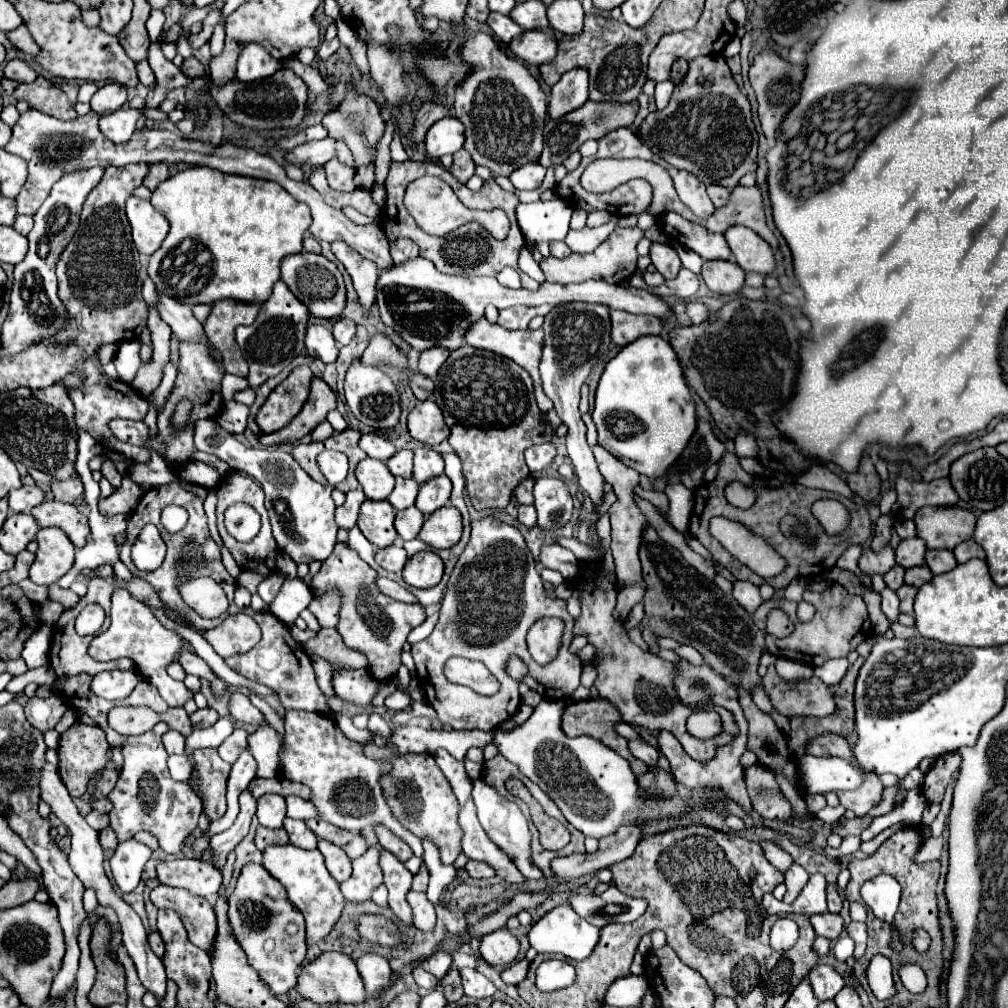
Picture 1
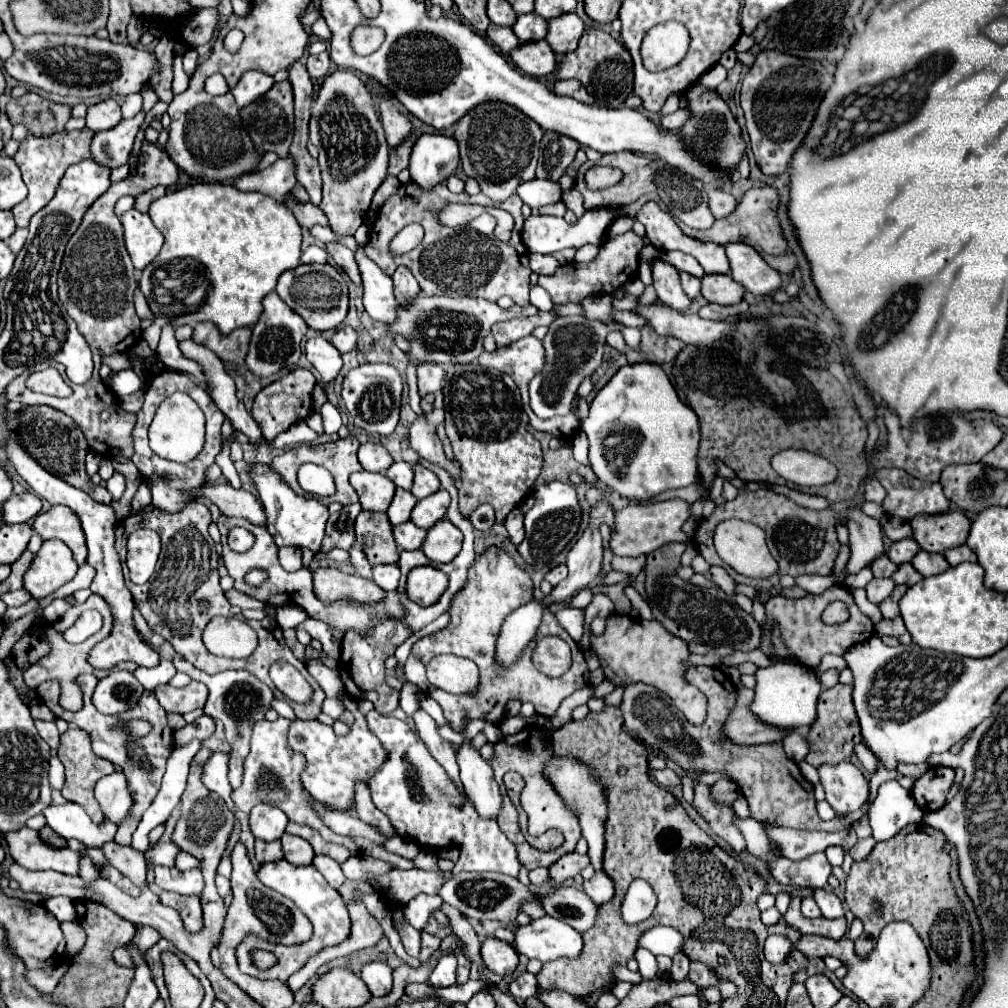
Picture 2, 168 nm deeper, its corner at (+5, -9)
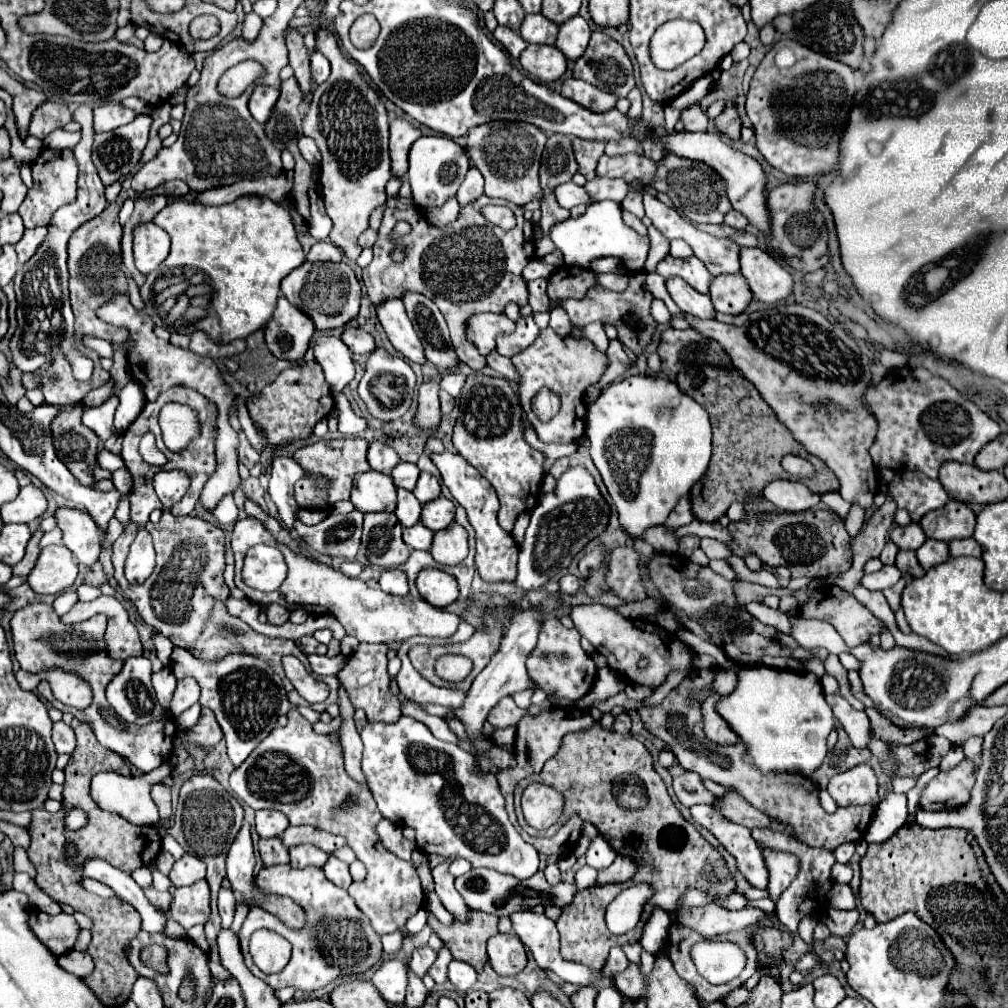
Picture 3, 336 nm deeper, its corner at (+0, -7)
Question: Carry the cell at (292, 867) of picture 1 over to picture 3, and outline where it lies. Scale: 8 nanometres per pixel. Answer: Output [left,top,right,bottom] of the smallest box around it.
[239,865,383,991]

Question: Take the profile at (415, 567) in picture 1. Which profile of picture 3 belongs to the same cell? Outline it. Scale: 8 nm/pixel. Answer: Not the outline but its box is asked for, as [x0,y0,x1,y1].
[417,569,457,607]

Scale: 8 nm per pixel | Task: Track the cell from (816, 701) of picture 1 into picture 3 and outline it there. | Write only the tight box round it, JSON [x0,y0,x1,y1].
[703,695,741,745]

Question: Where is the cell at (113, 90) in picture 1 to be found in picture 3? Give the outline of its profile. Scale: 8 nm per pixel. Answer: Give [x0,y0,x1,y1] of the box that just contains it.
[93,103,137,133]

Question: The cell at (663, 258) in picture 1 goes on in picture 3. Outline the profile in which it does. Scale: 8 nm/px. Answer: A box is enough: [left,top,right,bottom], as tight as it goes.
[665,277,715,319]

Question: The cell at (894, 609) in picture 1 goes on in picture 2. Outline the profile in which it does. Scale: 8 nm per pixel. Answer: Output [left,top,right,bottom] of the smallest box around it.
[866,577,894,605]

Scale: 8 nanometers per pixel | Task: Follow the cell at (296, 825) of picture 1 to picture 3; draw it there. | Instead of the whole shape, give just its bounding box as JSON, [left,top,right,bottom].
[289,845,327,867]

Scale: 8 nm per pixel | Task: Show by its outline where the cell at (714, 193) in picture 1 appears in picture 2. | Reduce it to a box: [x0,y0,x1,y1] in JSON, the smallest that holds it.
[710,189,736,219]

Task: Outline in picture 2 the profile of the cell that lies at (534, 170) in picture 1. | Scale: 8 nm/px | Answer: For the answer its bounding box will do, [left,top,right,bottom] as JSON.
[518,179,562,209]

